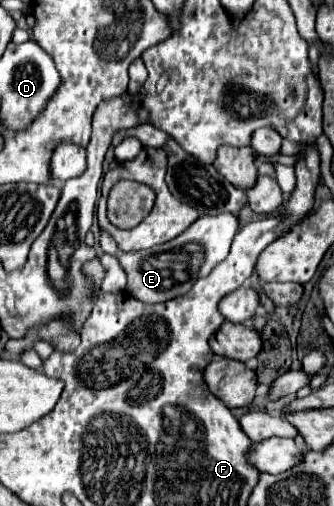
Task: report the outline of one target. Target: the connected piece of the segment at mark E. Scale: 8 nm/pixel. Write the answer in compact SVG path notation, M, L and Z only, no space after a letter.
M219 213L219 215L203 215L189 229L185 229L179 237L163 245L137 251L137 253L121 253L115 247L113 237L105 229L99 231L99 245L103 251L119 259L121 267L127 273L129 295L145 303L161 303L161 301L169 301L187 293L187 289L197 279L207 277L211 269L227 257L231 249L231 241L237 231L239 231L239 217L235 213Z

